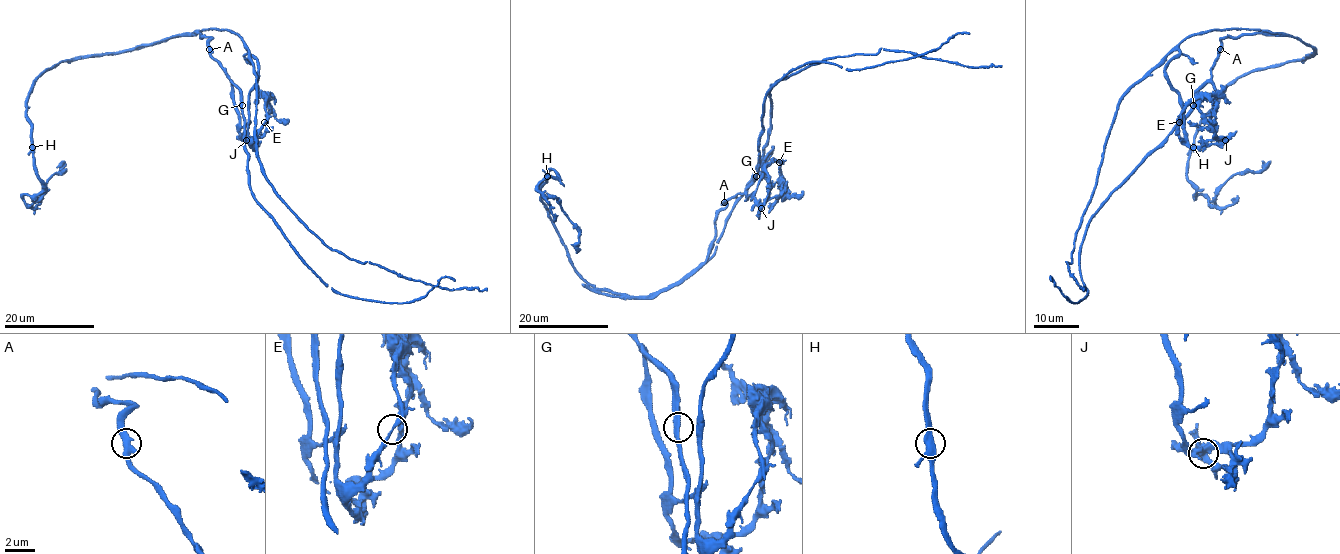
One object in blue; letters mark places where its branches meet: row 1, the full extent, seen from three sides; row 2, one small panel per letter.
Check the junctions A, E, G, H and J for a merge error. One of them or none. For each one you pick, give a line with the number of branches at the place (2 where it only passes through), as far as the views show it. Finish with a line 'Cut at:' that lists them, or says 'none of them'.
J: 4
Cut at: J

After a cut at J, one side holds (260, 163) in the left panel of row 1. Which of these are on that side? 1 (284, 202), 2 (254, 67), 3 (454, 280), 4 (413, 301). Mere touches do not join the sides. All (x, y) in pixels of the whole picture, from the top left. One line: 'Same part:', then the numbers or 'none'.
Same part: 1, 2

